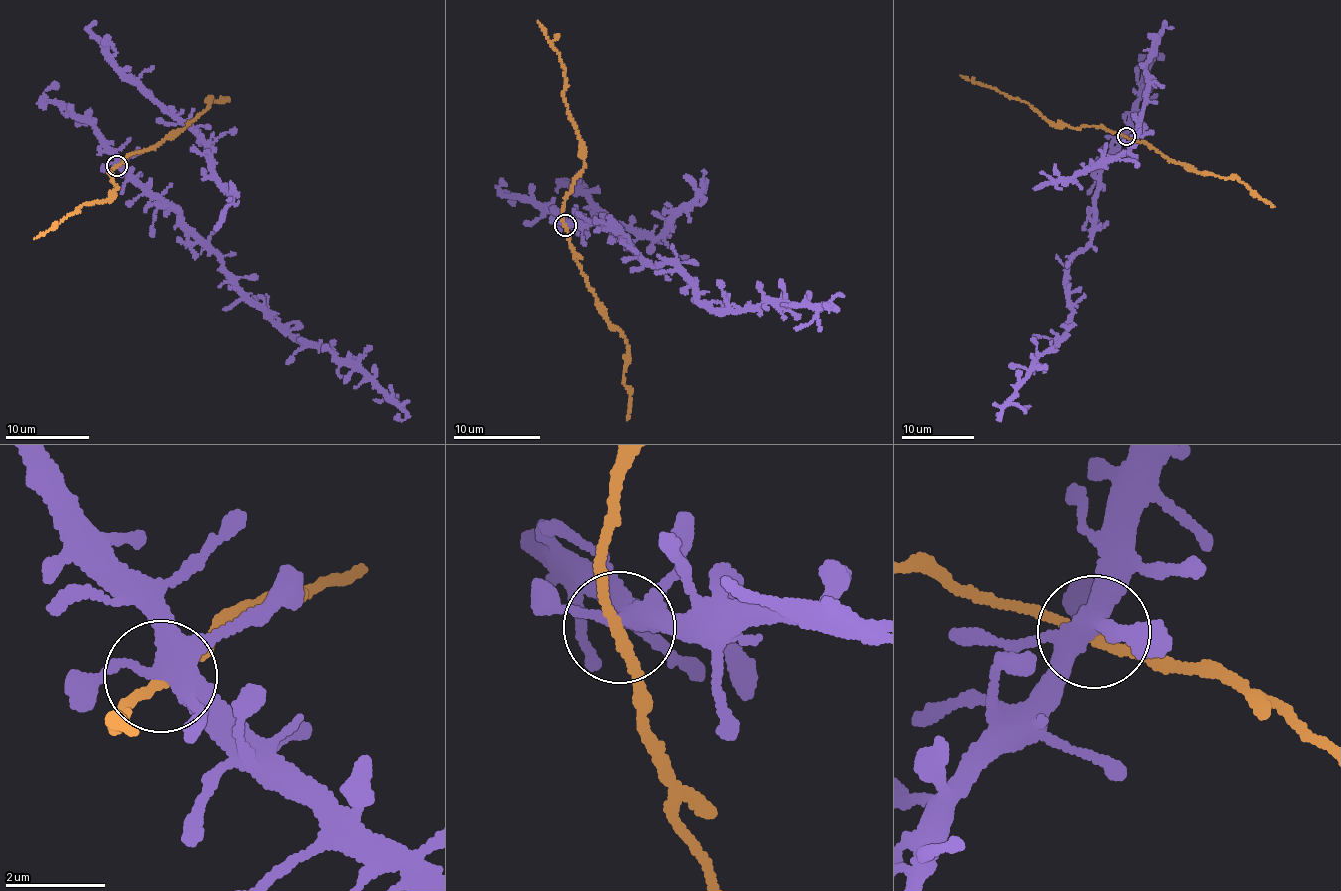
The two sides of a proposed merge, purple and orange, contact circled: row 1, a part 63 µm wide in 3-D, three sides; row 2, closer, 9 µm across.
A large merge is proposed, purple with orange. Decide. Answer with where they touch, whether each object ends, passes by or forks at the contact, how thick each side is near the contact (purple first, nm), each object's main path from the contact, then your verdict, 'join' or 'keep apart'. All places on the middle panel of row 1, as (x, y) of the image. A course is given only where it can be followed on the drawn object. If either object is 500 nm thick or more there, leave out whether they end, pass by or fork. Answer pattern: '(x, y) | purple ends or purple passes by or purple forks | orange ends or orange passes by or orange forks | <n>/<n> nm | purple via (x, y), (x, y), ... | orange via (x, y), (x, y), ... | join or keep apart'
(565, 225) | purple forks | orange passes by | 400/200 nm | purple via (565, 226), (613, 228), (655, 268), (672, 264), (714, 309), (768, 303), (829, 313) | orange via (565, 226), (561, 208), (572, 187), (572, 178), (583, 167), (583, 143), (567, 108), (563, 65), (537, 20) | join

